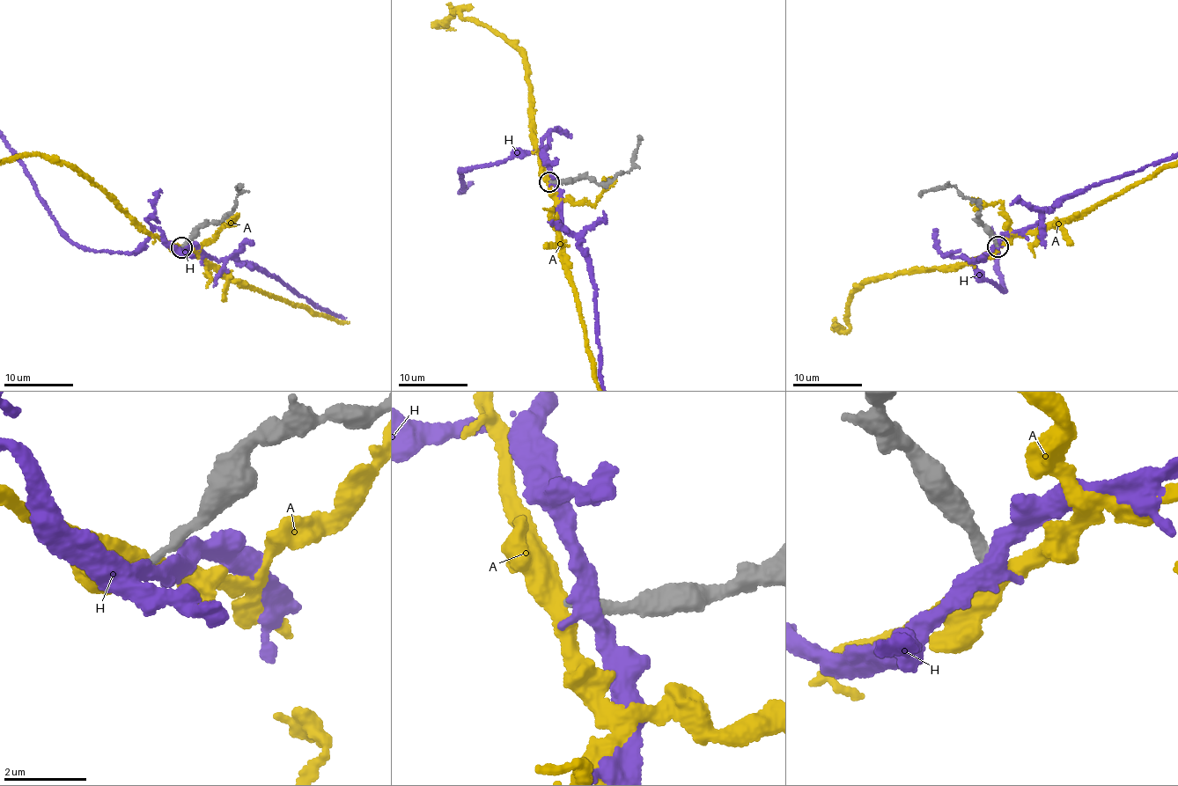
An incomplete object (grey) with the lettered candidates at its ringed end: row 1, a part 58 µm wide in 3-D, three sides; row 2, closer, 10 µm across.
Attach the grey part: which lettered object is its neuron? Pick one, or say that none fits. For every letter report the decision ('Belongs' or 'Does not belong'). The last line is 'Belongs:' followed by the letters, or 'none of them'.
A: Does not belong
H: Does not belong
Belongs: none of them

